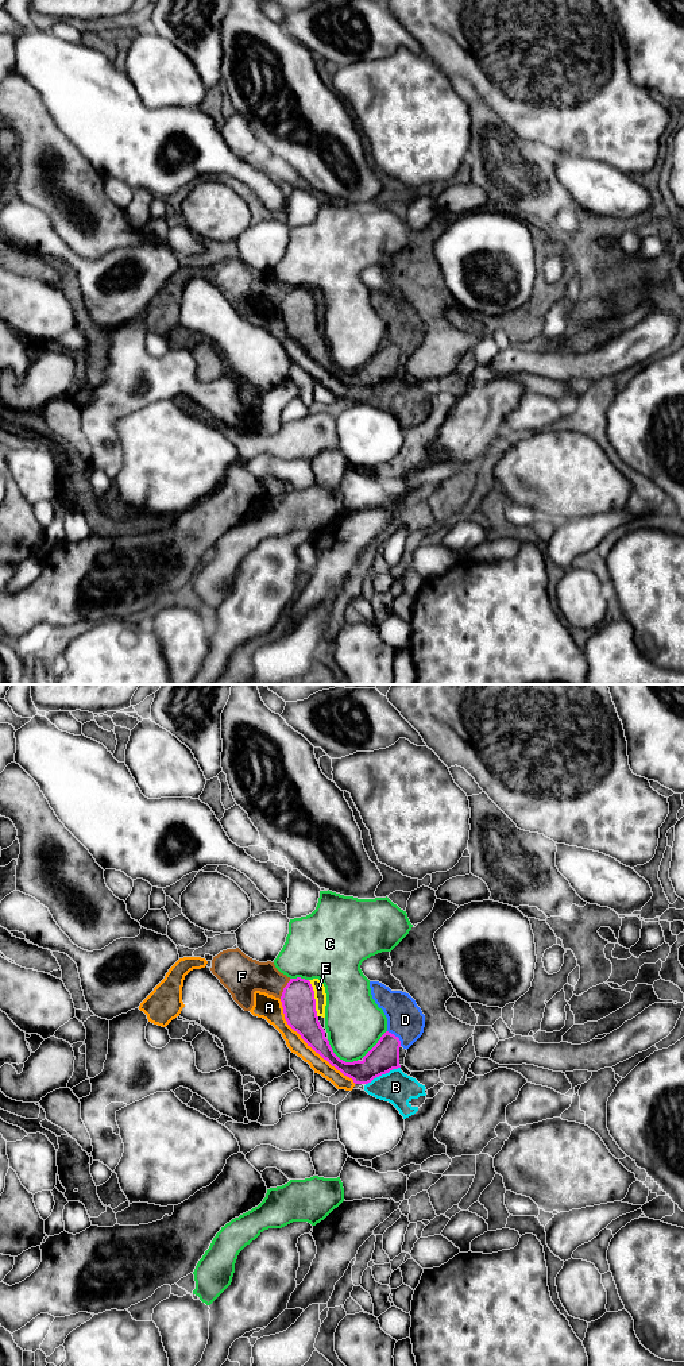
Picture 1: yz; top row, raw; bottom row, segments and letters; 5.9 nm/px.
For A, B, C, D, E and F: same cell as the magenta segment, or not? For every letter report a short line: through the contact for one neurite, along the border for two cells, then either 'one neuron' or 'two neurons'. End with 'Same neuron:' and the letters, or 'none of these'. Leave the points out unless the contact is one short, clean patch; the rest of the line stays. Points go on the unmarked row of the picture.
A: two neurons
B: line yz (400, 375), (374, 386), (366, 393); two neurons
C: two neurons
D: line yz (387, 339), (398, 347), (401, 354); two neurons
E: two neurons
F: line yz (290, 288), (279, 307); two neurons
Same neuron: none of these

